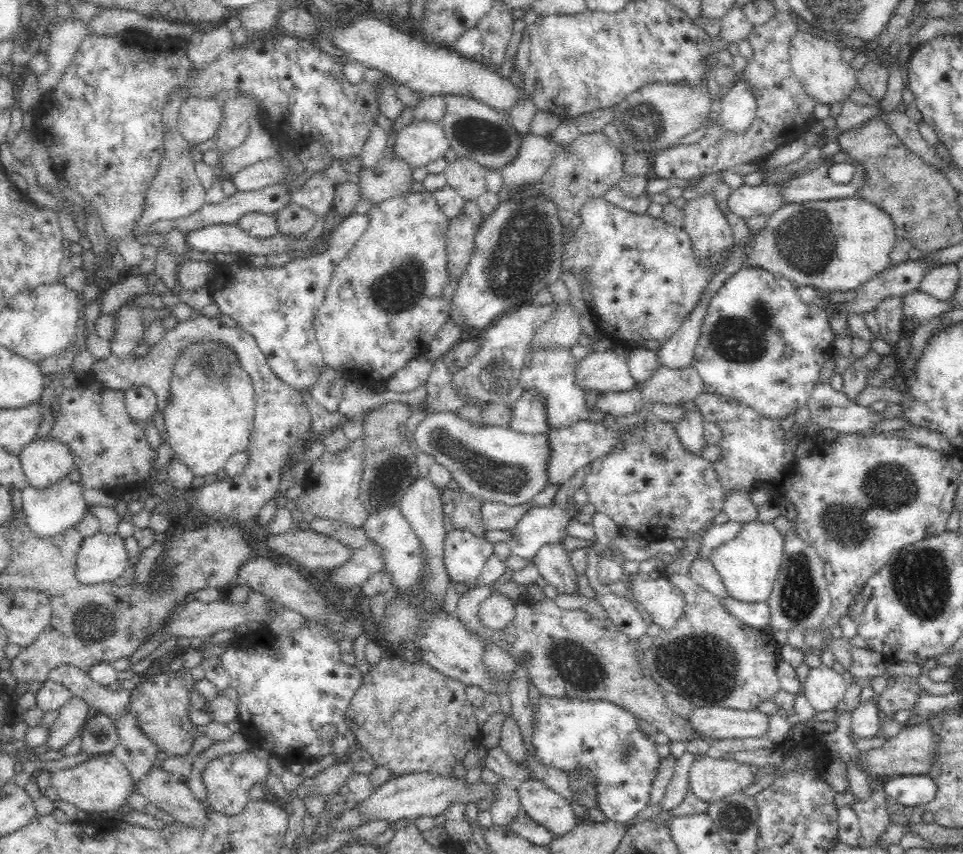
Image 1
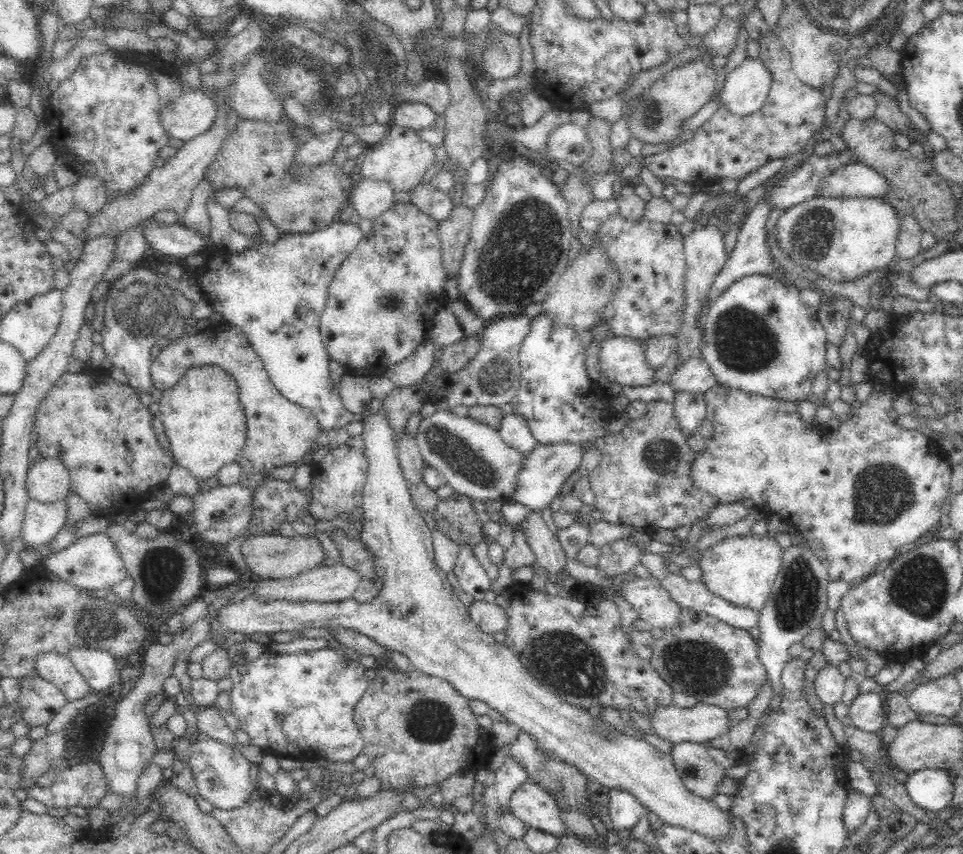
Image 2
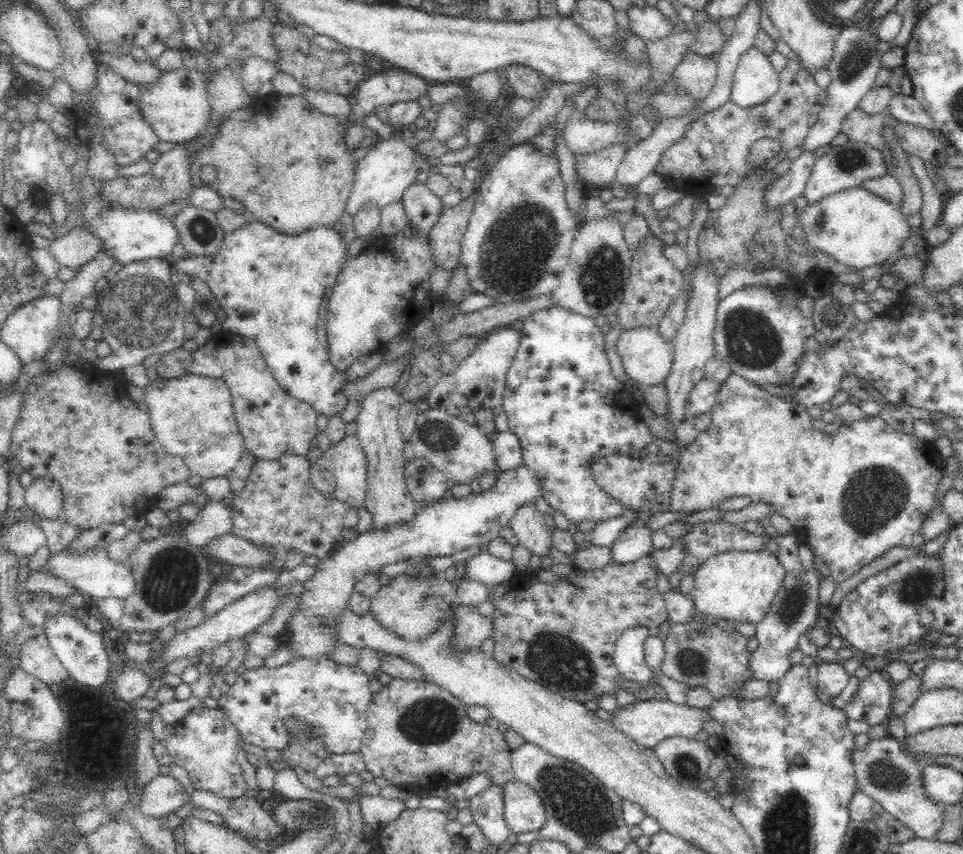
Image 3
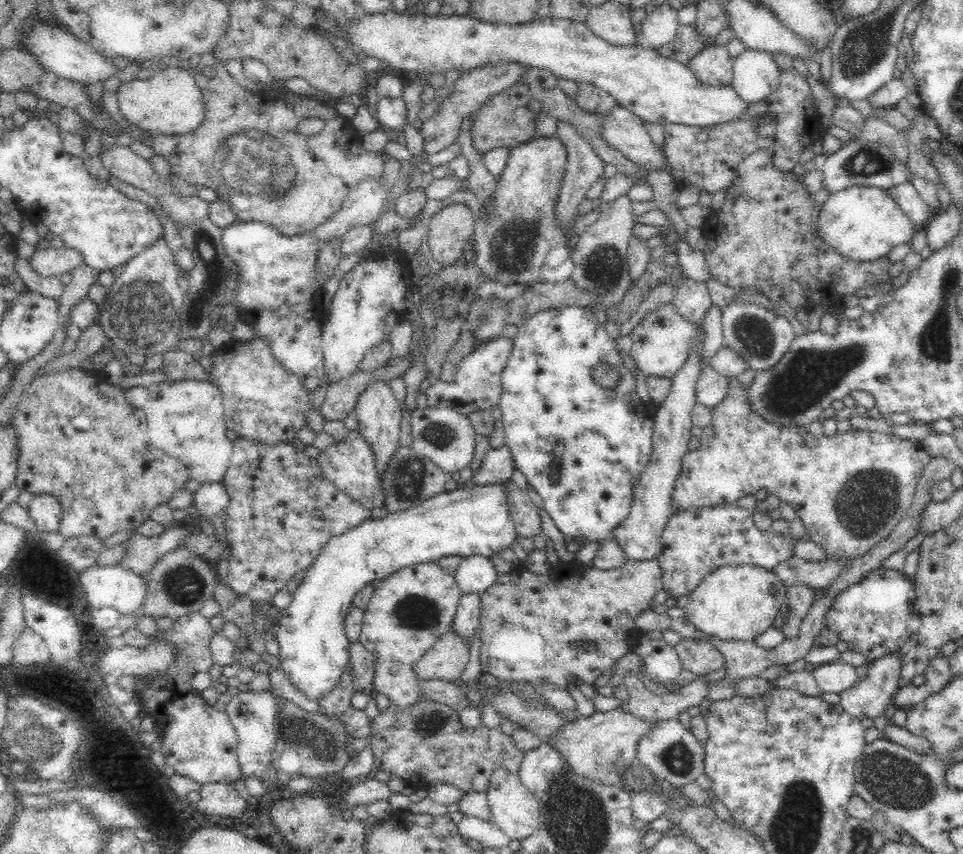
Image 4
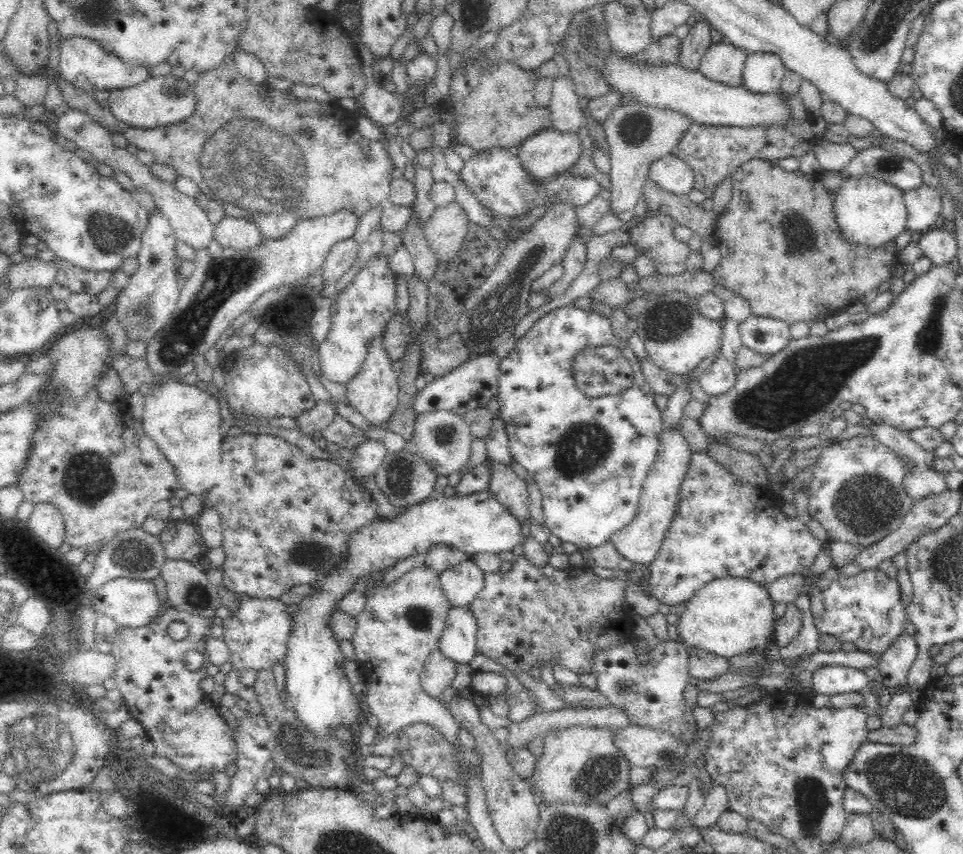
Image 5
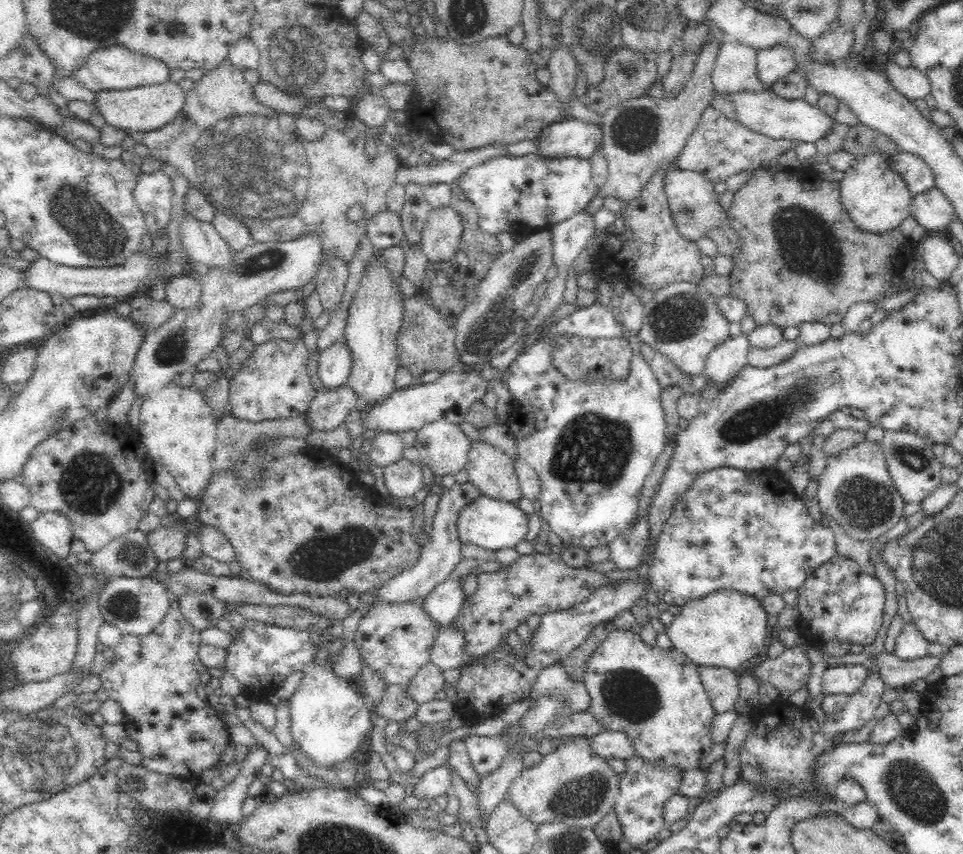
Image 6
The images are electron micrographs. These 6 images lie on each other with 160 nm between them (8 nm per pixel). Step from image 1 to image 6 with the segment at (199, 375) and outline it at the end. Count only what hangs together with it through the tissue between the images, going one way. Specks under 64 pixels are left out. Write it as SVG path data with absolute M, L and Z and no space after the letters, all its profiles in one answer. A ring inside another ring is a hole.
M170 383L166 388L162 388L160 390L154 390L147 395L141 405L141 413L139 415L139 427L136 430L139 435L139 440L142 442L142 445L147 449L148 455L152 458L152 461L156 465L160 465L164 469L166 469L172 478L178 483L178 488L180 488L181 492L190 498L198 498L200 494L203 492L204 488L206 488L208 482L210 482L210 478L216 476L216 474L220 474L220 471L213 473L217 468L217 463L215 462L214 452L216 449L216 433L217 433L217 424L216 419L212 417L212 411L210 411L210 407L208 407L208 403L203 398L203 394L190 388L180 388L178 384Z

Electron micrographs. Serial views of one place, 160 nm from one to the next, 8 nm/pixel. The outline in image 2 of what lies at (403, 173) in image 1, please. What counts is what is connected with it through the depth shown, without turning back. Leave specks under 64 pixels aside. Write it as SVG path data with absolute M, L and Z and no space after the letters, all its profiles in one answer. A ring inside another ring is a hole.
M356 178L351 190L350 203L360 218L374 220L393 206L394 187L388 181Z

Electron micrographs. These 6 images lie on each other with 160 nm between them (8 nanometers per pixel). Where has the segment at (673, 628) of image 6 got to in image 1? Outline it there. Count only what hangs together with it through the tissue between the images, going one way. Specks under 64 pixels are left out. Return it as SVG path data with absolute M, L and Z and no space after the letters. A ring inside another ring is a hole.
M757 519L746 523L738 534L716 546L708 559L718 571L729 597L744 602L766 601L772 593L783 558L784 535L770 522Z

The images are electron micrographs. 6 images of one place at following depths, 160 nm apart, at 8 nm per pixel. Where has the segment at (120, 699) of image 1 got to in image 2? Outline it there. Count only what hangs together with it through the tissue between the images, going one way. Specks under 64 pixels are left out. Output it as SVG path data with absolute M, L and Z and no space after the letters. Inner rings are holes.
M42 652L34 658L35 676L50 681L70 702L94 692L66 655Z

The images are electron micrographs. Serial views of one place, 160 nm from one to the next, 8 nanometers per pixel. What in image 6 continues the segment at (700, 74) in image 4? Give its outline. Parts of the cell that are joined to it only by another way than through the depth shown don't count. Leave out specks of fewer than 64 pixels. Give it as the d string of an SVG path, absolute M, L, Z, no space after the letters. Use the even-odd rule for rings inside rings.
M726 39L712 73L713 88L726 94L769 90L758 76L757 52L753 46Z

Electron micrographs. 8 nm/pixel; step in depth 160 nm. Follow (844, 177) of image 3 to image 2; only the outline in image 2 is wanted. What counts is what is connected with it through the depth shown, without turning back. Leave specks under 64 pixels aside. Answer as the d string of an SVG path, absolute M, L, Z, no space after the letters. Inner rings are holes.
M847 145L842 150L834 150L826 156L812 154L800 168L795 170L795 173L782 179L773 188L771 204L777 208L788 208L816 198L821 191L823 180L828 175L856 163L863 164Z

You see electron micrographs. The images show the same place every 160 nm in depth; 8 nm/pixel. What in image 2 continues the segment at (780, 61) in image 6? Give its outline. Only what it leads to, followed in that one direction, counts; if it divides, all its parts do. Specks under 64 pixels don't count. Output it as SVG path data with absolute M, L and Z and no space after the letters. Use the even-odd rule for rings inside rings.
M747 57L725 76L721 90L723 109L737 118L756 113L766 102L772 79L759 58Z

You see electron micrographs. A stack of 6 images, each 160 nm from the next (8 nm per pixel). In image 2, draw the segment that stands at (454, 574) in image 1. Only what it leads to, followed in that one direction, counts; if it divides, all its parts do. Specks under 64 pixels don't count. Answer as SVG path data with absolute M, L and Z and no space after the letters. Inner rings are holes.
M459 545L458 558L453 573L458 579L461 590L475 601L484 600L486 592L490 590L491 579L486 570L472 555L472 546Z

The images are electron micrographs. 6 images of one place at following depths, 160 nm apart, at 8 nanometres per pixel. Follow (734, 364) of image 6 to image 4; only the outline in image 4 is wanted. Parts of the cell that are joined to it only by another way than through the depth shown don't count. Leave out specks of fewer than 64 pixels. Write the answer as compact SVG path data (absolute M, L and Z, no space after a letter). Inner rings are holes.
M705 366L696 382L696 398L697 402L701 402L709 409L713 409L718 406L728 392L730 392L729 379L716 373L716 370L712 367Z

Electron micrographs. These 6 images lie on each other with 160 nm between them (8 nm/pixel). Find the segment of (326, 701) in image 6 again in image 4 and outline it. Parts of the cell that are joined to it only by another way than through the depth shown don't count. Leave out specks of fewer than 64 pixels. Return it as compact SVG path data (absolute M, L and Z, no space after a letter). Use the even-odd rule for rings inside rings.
M503 483L482 486L468 484L451 491L445 490L412 508L389 512L384 518L370 518L344 531L344 534L332 537L305 571L306 576L292 594L292 602L279 612L275 634L280 650L279 661L292 686L306 698L318 703L337 685L349 663L348 646L351 642L344 633L344 616L349 611L353 598L364 586L374 580L382 581L406 566L422 562L436 563L442 556L489 557L510 547L516 540L517 532L507 507L506 487Z

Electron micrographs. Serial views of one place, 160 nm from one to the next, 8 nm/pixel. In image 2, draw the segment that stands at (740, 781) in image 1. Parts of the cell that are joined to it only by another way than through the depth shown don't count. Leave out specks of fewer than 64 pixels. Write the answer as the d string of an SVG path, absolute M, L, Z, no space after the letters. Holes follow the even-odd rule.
M672 743L669 753L685 787L700 797L713 799L716 787L726 779L726 771L710 757L703 743Z

